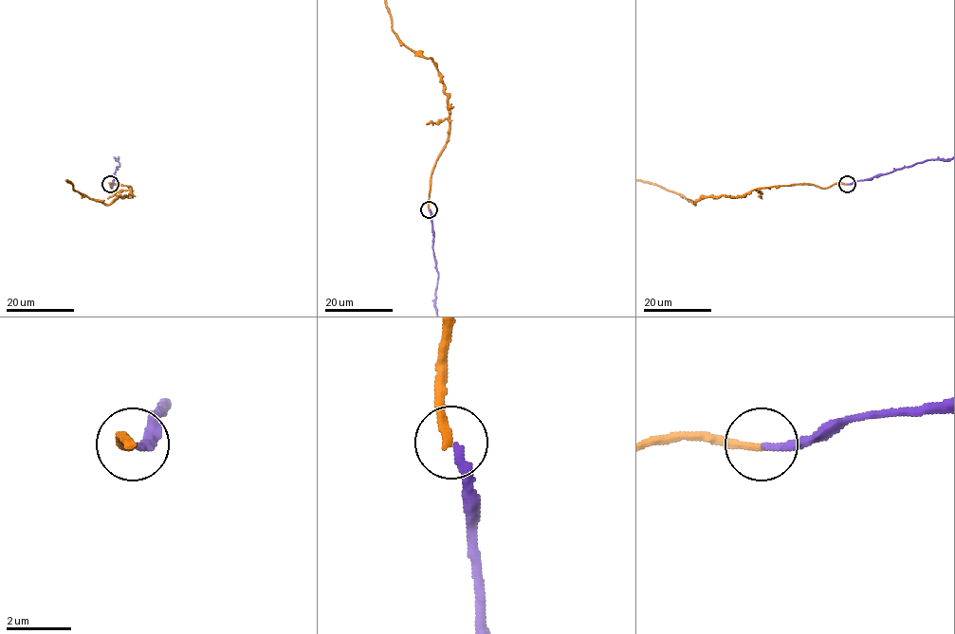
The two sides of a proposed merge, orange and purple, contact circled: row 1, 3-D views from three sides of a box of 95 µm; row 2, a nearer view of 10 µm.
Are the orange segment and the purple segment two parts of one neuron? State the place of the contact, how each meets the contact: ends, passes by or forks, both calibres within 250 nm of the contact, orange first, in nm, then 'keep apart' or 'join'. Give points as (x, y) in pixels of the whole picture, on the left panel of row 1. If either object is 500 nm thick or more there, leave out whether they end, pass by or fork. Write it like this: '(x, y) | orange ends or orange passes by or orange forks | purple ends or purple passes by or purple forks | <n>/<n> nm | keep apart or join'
(110, 184) | orange ends | purple ends | 240/220 nm | keep apart

